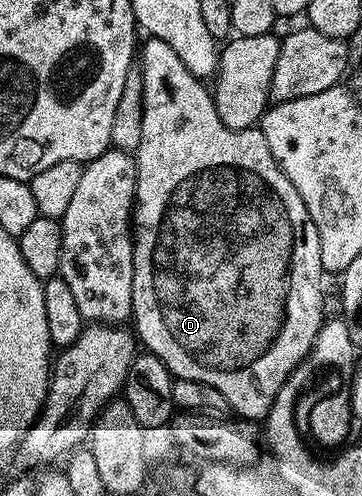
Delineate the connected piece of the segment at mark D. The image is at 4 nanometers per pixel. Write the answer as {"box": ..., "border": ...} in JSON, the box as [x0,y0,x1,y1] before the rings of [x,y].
{"box":[131,39,325,422],"border":[[[148,39],[147,45],[142,45],[141,60],[143,56],[143,64],[141,63],[141,71],[143,74],[143,117],[141,118],[141,146],[133,155],[135,157],[135,207],[133,209],[133,239],[135,242],[135,253],[133,254],[133,302],[131,303],[131,314],[133,317],[134,331],[137,333],[137,340],[140,345],[143,344],[150,355],[157,357],[159,361],[165,365],[171,372],[172,377],[181,380],[192,380],[193,382],[201,382],[205,386],[213,386],[213,390],[217,390],[217,394],[221,394],[221,398],[225,398],[228,409],[236,417],[242,418],[247,422],[259,422],[267,415],[267,411],[273,406],[273,402],[277,398],[277,394],[283,388],[283,383],[291,376],[291,373],[300,367],[299,363],[302,360],[306,361],[311,355],[311,347],[315,345],[315,338],[319,334],[319,329],[325,323],[325,315],[323,316],[323,279],[325,273],[321,266],[321,242],[317,234],[317,226],[313,226],[313,218],[309,218],[309,210],[305,210],[305,202],[301,202],[301,194],[297,194],[297,190],[293,186],[293,182],[289,182],[289,178],[279,169],[279,163],[273,158],[273,154],[269,150],[269,142],[265,142],[265,134],[258,126],[246,128],[245,130],[229,130],[229,126],[225,126],[225,122],[221,122],[221,118],[215,109],[215,97],[212,89],[207,88],[200,77],[194,76],[189,70],[185,70],[185,62],[181,62],[181,58],[177,58],[175,51],[160,40]]]}

